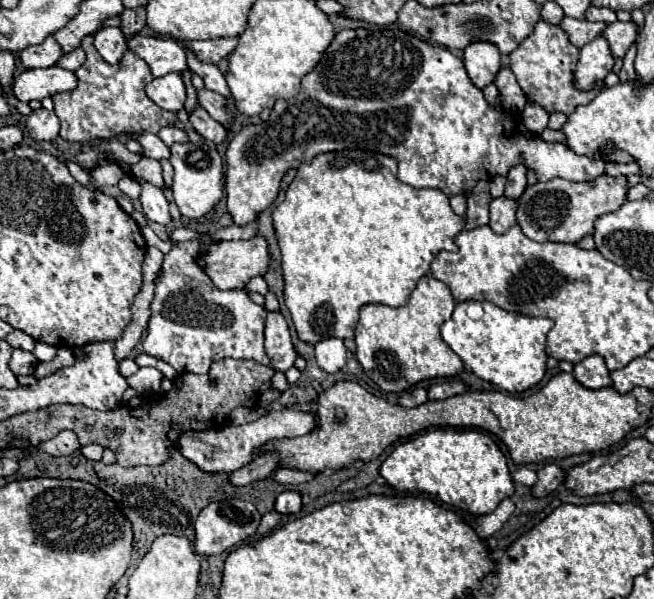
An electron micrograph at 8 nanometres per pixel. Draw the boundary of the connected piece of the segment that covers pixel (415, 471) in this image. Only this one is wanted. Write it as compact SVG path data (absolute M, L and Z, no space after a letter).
M428 430L418 434L416 438L402 442L394 448L394 452L380 466L380 474L386 482L398 492L426 492L434 500L442 500L454 508L460 508L474 516L490 514L498 508L498 504L514 494L514 482L506 464L506 456L500 446L480 430Z

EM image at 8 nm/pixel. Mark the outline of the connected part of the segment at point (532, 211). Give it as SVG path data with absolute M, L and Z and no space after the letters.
M602 174L586 182L570 182L554 178L550 182L536 182L528 186L518 200L518 224L522 232L534 242L580 242L594 232L594 224L600 216L616 212L628 196L630 184L626 176Z

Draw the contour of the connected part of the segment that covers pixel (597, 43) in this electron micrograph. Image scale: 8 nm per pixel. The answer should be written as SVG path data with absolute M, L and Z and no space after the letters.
M600 34L580 50L574 84L580 90L590 90L598 80L604 80L606 74L612 72L612 66L614 66L614 56L610 52L610 44Z

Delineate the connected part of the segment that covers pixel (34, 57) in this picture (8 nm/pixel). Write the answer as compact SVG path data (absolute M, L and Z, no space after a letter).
M48 36L38 46L28 46L20 52L20 60L26 68L50 68L58 64L58 60L64 56L62 46L56 42L54 36Z

